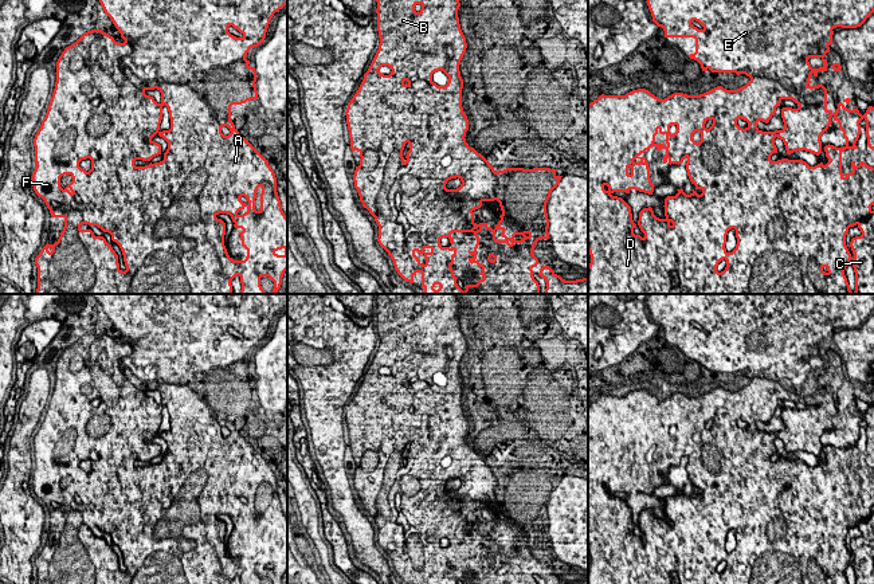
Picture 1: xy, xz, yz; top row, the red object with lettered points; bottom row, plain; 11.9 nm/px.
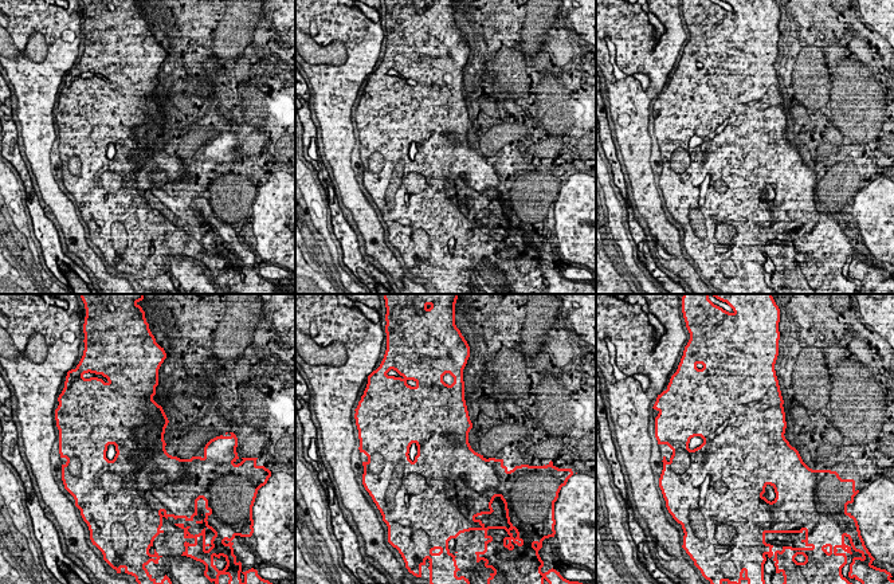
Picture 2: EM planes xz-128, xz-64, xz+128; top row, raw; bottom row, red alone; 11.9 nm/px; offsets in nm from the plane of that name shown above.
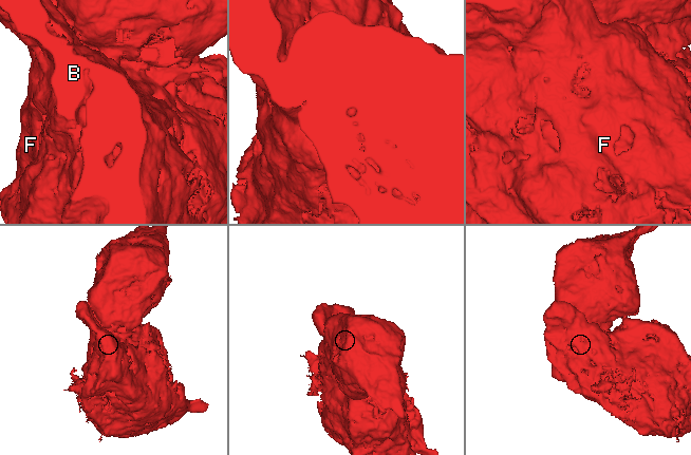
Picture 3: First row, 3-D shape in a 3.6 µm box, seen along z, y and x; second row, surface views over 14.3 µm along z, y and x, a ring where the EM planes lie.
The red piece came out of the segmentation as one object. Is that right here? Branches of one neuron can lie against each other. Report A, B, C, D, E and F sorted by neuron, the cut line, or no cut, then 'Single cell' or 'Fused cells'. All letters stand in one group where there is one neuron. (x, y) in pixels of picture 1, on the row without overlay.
Groups: A B C D F / E. Split along yz (749, 381), (780, 390), (792, 400), (798, 399), (808, 388). Fused cells

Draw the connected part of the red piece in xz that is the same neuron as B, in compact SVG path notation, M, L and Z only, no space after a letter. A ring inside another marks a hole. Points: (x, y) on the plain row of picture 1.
M377 294L377 332L379 350L364 375L364 380L348 404L345 416L352 452L360 454L360 466L356 467L353 482L362 507L369 512L379 526L379 545L393 561L395 571L407 583L420 573L422 584L456 584L452 564L456 549L442 548L440 540L448 538L454 545L452 533L473 533L477 545L469 563L477 564L483 579L478 584L538 584L533 577L533 568L538 565L534 557L534 545L520 528L501 516L493 530L487 524L477 525L473 512L455 512L451 505L455 499L448 494L446 485L459 479L462 487L471 497L486 495L483 502L497 501L494 489L497 478L485 458L466 443L469 420L462 408L463 380L459 365L467 344L460 330L458 310L460 307L455 294ZM442 371L448 383L438 387L432 375Z

